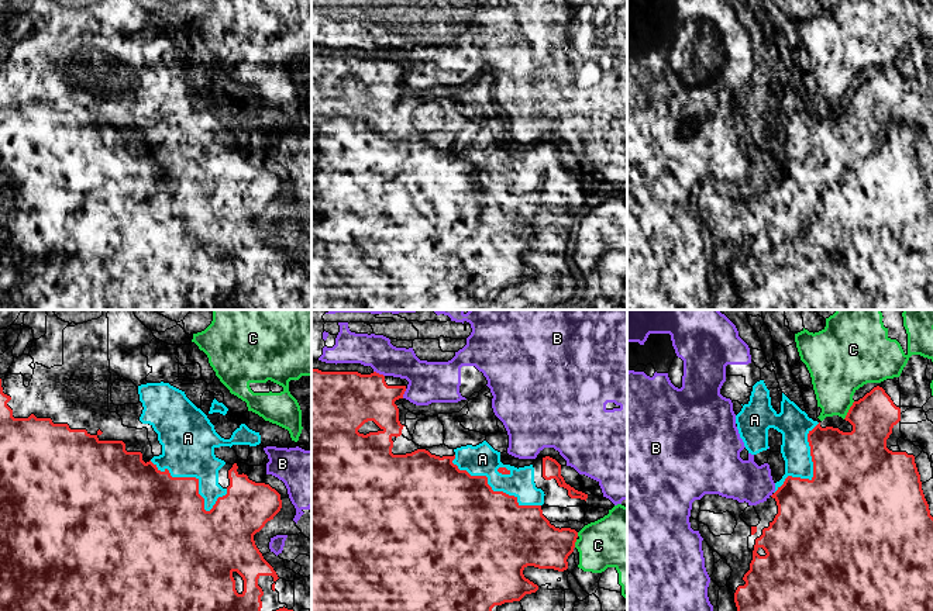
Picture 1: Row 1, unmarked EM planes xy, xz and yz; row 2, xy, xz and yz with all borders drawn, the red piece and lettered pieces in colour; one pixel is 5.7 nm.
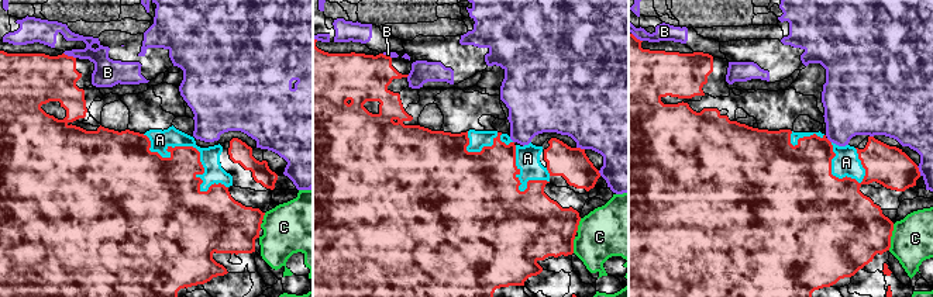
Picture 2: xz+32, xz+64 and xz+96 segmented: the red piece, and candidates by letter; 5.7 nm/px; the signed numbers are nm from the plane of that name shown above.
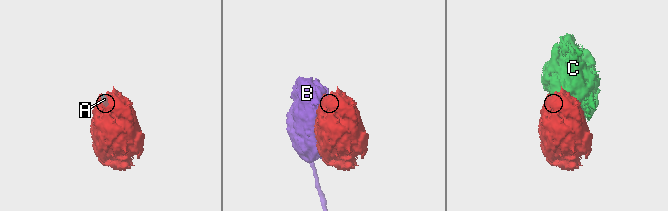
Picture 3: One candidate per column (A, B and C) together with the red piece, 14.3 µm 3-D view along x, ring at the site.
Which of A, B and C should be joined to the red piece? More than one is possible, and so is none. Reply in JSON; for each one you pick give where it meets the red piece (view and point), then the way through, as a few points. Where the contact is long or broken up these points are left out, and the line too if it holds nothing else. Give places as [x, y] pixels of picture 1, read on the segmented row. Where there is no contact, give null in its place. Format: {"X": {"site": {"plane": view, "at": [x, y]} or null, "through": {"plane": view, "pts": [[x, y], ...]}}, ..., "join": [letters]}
{"A": {"site": {"plane": "xy", "at": [198, 483]}}, "join": ["A"]}

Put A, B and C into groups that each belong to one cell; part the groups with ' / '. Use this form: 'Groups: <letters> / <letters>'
Groups: A / B / C

